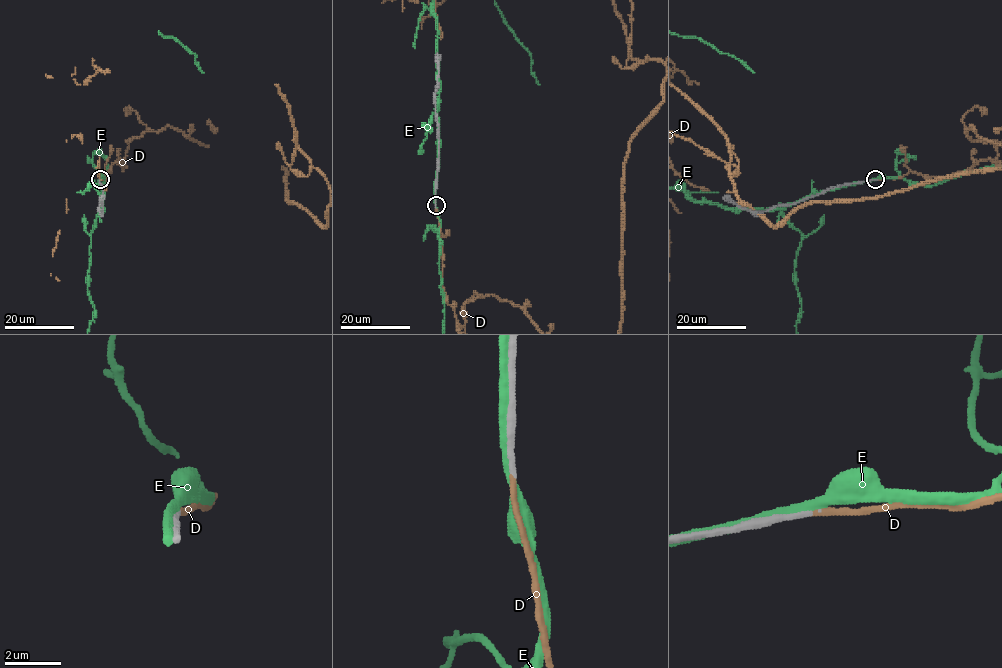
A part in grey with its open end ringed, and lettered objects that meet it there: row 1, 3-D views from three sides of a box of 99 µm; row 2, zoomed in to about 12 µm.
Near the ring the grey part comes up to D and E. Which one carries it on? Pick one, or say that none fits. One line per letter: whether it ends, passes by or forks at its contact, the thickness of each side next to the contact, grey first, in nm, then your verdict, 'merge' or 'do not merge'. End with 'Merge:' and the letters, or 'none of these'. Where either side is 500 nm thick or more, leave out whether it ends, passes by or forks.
D: it ends there; 190 nm thick on the grey side, 240 nm on the other; merge
E: it passes by; 280 nm thick on the grey side, 340 nm on the other; do not merge
Merge: D

